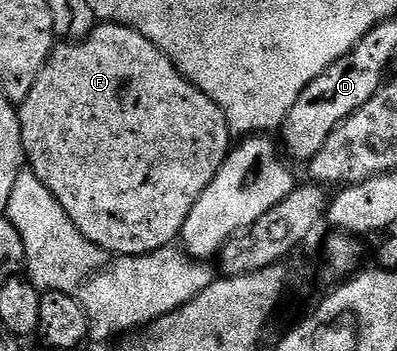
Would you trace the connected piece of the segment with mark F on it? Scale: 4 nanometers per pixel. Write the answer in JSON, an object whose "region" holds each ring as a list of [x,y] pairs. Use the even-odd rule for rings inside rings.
{"region":[[[100,22],[93,29],[93,33],[89,33],[89,37],[78,39],[76,43],[60,42],[52,49],[46,65],[41,69],[37,85],[29,89],[29,97],[25,97],[25,101],[18,104],[17,110],[26,166],[38,177],[41,185],[45,185],[49,193],[53,193],[59,203],[59,210],[69,213],[73,225],[77,225],[81,234],[101,249],[111,251],[115,255],[144,255],[162,247],[172,246],[180,238],[190,210],[217,176],[233,147],[233,136],[221,109],[217,109],[217,105],[213,105],[213,101],[209,101],[209,97],[205,97],[205,93],[201,93],[197,85],[189,82],[175,68],[173,61],[169,61],[169,57],[165,57],[165,53],[161,53],[161,49],[153,45],[153,41],[141,37],[141,33],[120,23]]]}

